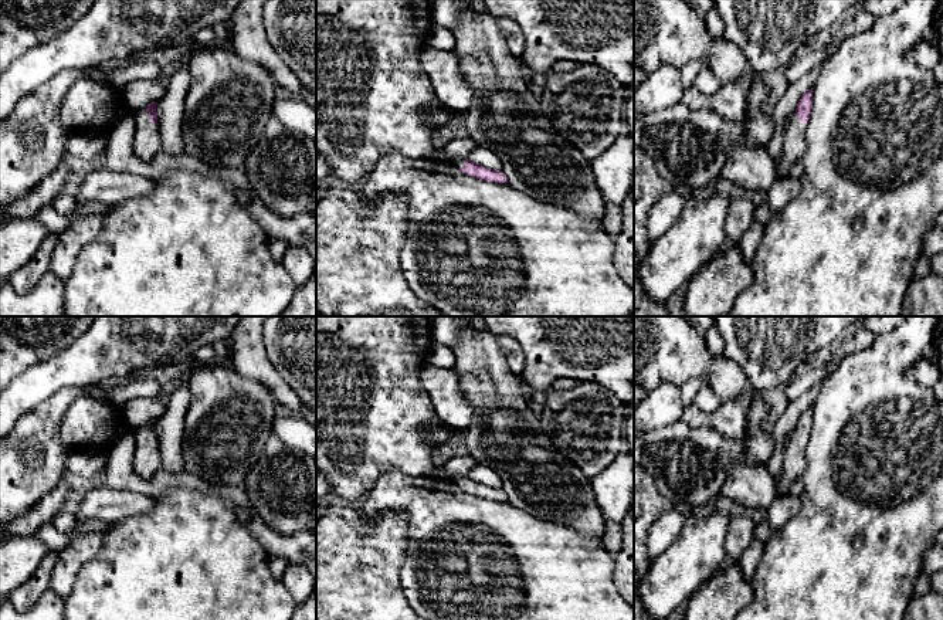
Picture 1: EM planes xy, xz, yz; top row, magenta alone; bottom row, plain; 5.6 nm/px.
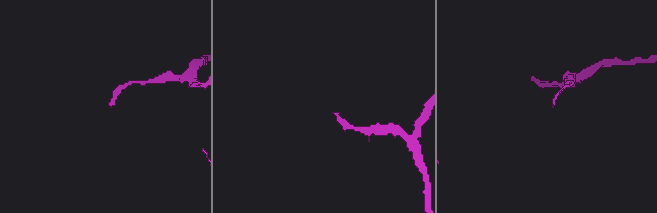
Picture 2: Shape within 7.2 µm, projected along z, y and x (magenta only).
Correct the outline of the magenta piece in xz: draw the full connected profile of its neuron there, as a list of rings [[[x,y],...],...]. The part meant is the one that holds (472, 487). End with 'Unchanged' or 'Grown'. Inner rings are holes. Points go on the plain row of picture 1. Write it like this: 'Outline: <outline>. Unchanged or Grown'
Outline: [[[457,475],[452,481],[468,494],[501,502],[508,501],[502,488],[486,487],[478,481],[474,481],[468,475]]]. Grown

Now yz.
Outline: [[[813,406],[800,417],[791,433],[783,460],[781,475],[776,480],[776,497],[788,494],[790,485],[800,480],[805,468],[805,447],[813,427]]]. Grown

